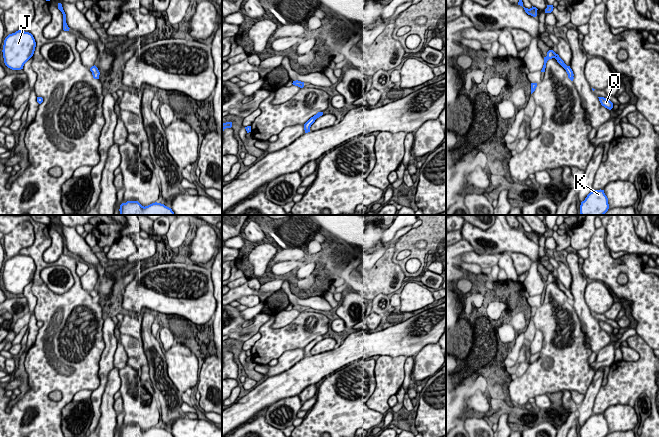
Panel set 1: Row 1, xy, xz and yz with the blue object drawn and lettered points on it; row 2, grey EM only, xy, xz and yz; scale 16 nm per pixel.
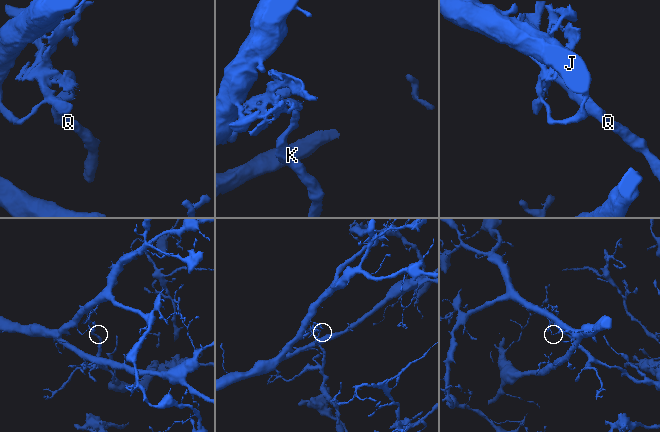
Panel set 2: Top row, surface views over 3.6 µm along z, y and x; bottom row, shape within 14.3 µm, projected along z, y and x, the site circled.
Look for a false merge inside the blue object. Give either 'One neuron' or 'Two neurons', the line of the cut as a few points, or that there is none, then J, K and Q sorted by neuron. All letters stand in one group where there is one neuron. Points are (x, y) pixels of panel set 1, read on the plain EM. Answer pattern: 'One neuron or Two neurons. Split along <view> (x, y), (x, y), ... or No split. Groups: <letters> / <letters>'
Two neurons. Split along yz (567, 290), (564, 292). Groups: J K / Q

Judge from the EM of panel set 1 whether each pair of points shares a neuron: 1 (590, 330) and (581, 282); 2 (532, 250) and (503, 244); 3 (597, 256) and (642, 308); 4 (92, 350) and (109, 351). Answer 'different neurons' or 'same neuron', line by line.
1: same neuron
2: same neuron
3: same neuron
4: different neurons

